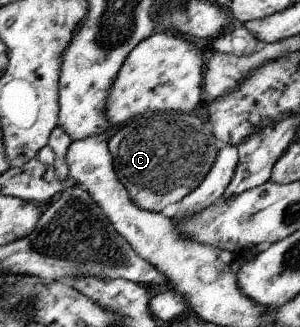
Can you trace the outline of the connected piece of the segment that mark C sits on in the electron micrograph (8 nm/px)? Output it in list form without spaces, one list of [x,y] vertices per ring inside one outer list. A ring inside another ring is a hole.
[[[174,111],[154,112],[134,117],[110,131],[107,145],[112,155],[112,166],[116,178],[126,189],[128,198],[138,208],[153,213],[160,213],[164,206],[179,201],[194,190],[210,170],[220,146],[211,133],[211,126],[208,122],[199,123],[190,114]]]

